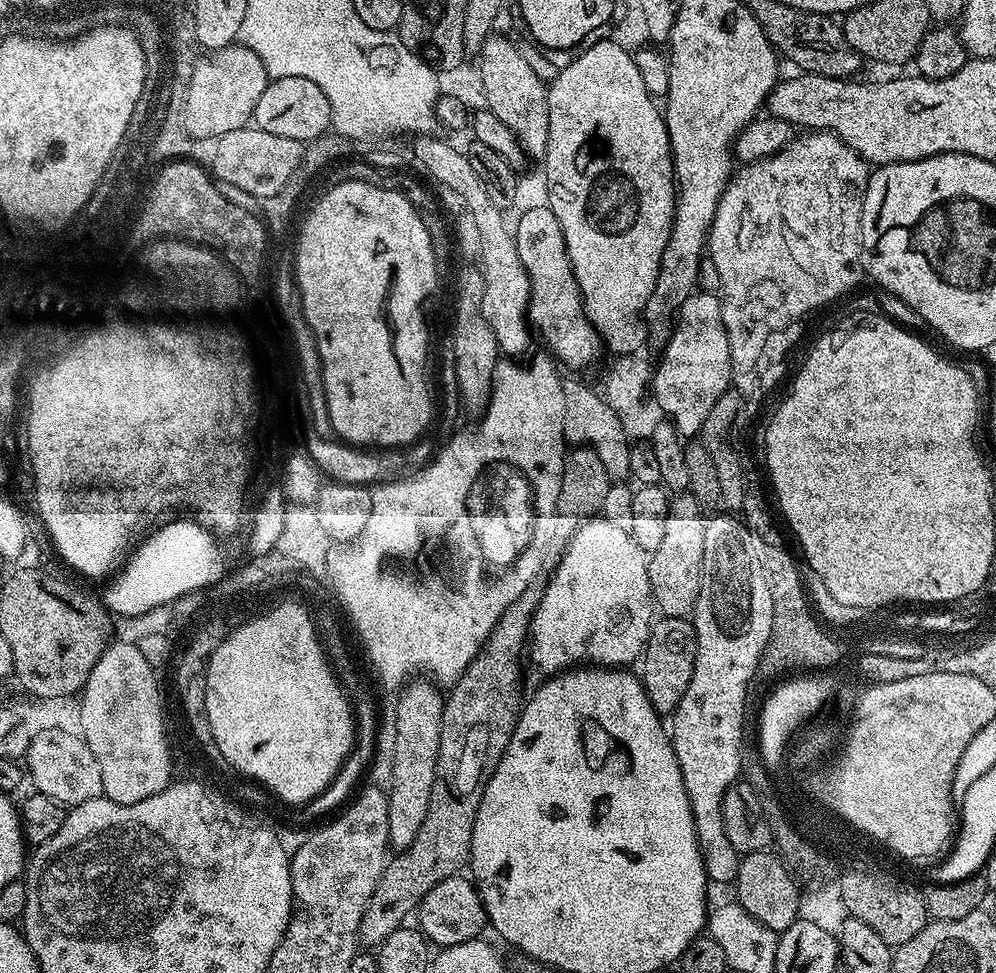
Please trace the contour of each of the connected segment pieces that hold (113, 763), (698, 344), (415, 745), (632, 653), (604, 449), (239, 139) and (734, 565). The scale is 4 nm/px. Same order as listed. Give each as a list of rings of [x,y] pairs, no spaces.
[[[112,642],[90,671],[79,697],[82,712],[81,736],[90,746],[90,754],[94,754],[98,770],[102,770],[104,795],[119,804],[142,802],[142,798],[150,798],[167,788],[173,779],[171,763],[163,753],[161,727],[166,723],[166,717],[164,704],[160,701],[160,684],[155,675],[157,676],[157,673],[135,643],[132,645]]]
[[[695,291],[676,313],[668,343],[659,353],[660,365],[651,373],[650,396],[671,419],[681,437],[700,434],[706,416],[732,383],[730,342],[724,325],[724,306],[715,292]]]
[[[412,678],[399,689],[396,700],[396,733],[392,736],[392,777],[386,785],[389,808],[388,842],[393,849],[403,850],[426,822],[430,794],[438,766],[438,746],[442,742],[442,710],[445,697],[431,679]]]
[[[597,514],[581,524],[584,525],[573,534],[556,573],[549,578],[548,585],[543,585],[536,613],[532,615],[530,647],[526,656],[544,678],[577,666],[635,665],[641,659],[648,630],[654,623],[654,601],[648,577],[649,557],[642,546],[634,542],[631,532],[625,527],[605,519],[603,515]]]
[[[563,379],[563,400],[566,402],[564,437],[567,443],[574,446],[589,447],[596,452],[603,468],[609,477],[622,480],[629,472],[629,439],[623,430],[616,411],[607,403],[597,391],[576,381]]]
[[[255,126],[226,130],[226,134],[218,134],[207,139],[198,163],[229,189],[237,188],[248,196],[279,197],[285,191],[289,172],[295,167],[296,160],[299,160],[299,148],[293,141],[294,138],[266,134],[266,130]]]
[[[721,515],[706,523],[700,593],[694,613],[694,678],[690,678],[682,702],[671,713],[670,735],[694,814],[704,873],[714,882],[730,883],[736,879],[742,856],[726,838],[722,802],[728,787],[741,779],[744,703],[752,679],[755,681],[758,676],[760,644],[765,644],[764,636],[768,636],[768,584],[765,572],[760,572],[752,529],[735,515]]]

